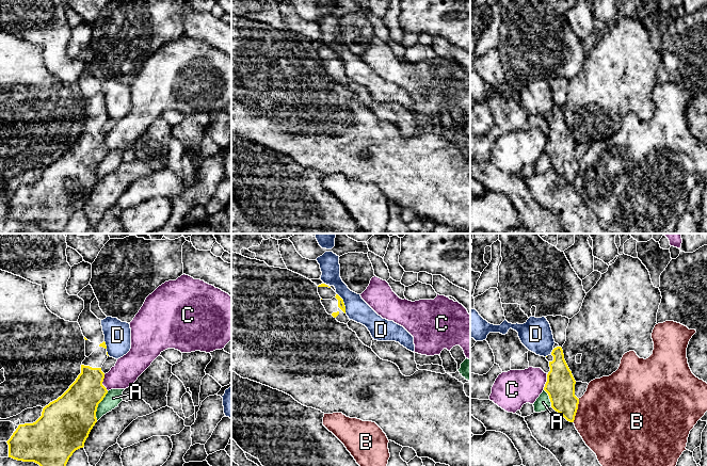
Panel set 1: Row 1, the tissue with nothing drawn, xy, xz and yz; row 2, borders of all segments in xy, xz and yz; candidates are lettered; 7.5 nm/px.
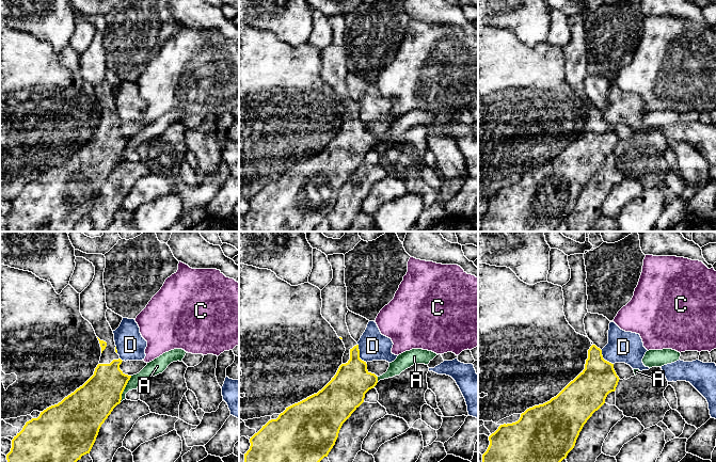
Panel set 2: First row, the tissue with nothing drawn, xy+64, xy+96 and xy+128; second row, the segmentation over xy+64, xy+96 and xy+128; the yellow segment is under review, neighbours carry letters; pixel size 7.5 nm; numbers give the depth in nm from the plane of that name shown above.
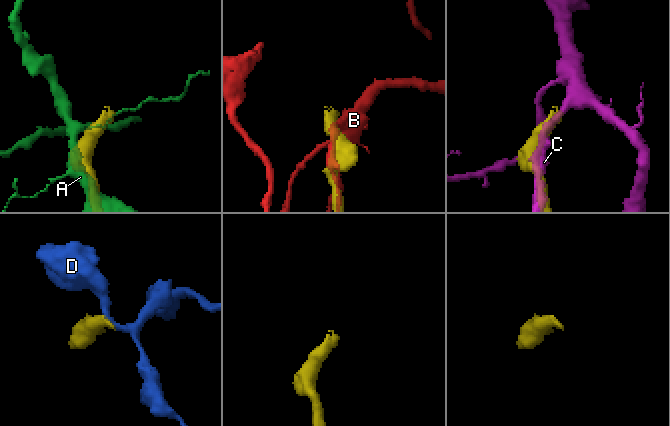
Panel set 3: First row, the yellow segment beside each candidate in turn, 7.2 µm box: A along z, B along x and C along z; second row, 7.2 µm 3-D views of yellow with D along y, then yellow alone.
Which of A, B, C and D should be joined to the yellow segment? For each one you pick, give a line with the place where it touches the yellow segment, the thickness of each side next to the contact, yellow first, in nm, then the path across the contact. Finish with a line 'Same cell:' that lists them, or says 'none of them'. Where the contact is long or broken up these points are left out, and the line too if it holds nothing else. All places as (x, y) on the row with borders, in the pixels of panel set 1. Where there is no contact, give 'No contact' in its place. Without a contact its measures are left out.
Same cell: none of them

